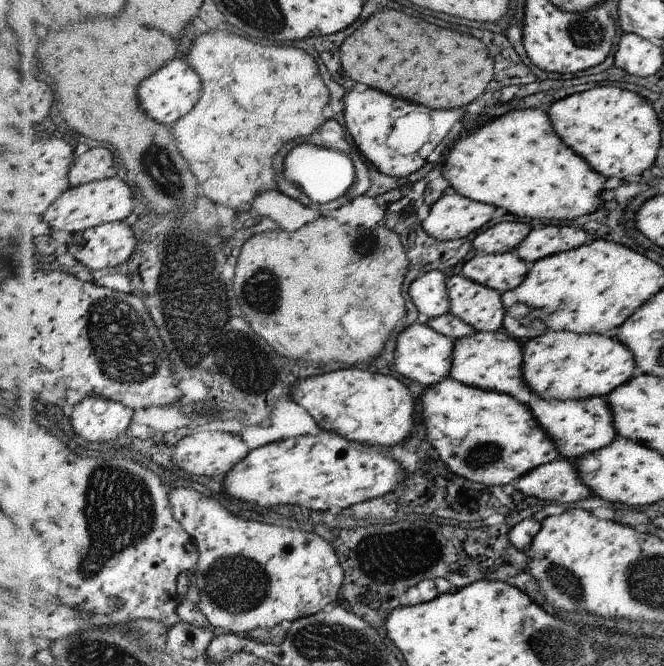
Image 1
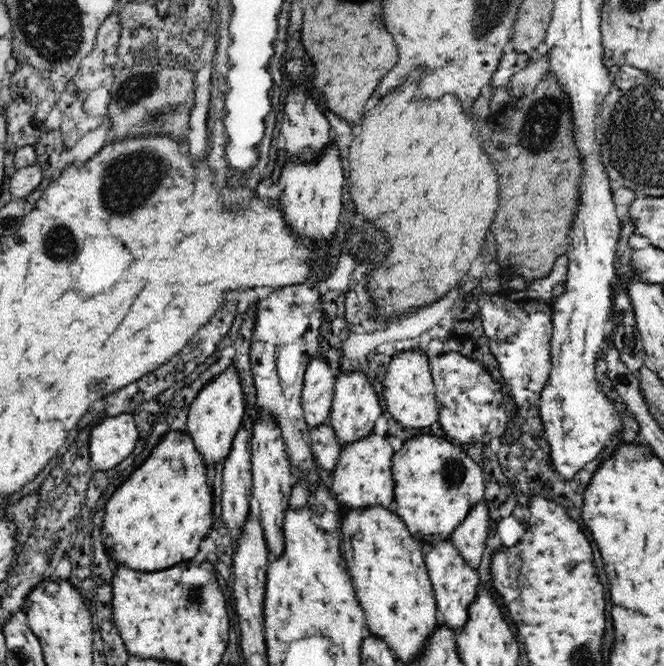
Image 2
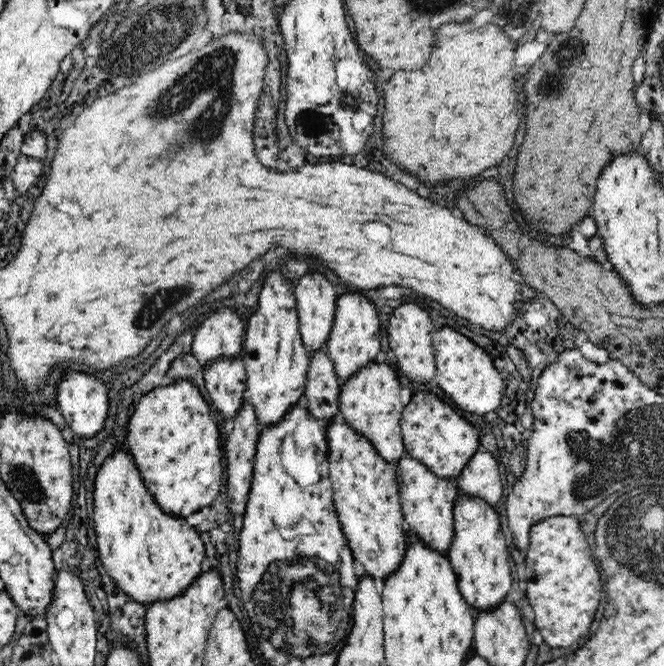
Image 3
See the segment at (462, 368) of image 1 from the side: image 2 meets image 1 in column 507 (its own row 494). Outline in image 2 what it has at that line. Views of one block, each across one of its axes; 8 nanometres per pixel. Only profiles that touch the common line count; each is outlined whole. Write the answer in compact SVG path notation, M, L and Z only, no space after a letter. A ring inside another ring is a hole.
M372 430L366 439L344 446L331 476L332 496L340 505L350 510L362 510L364 507L386 507L394 500L395 482L392 474L392 457L395 453L388 443L388 436L380 438Z

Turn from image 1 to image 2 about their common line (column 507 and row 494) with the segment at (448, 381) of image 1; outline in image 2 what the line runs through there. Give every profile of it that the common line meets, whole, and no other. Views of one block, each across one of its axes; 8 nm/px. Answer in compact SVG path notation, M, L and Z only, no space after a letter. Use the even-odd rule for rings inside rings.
M430 433L413 436L403 442L402 448L393 454L392 474L395 482L395 513L423 547L433 546L436 540L448 539L454 529L467 518L471 508L483 501L485 494L483 470L470 452L464 452L464 446L456 446L445 438Z

